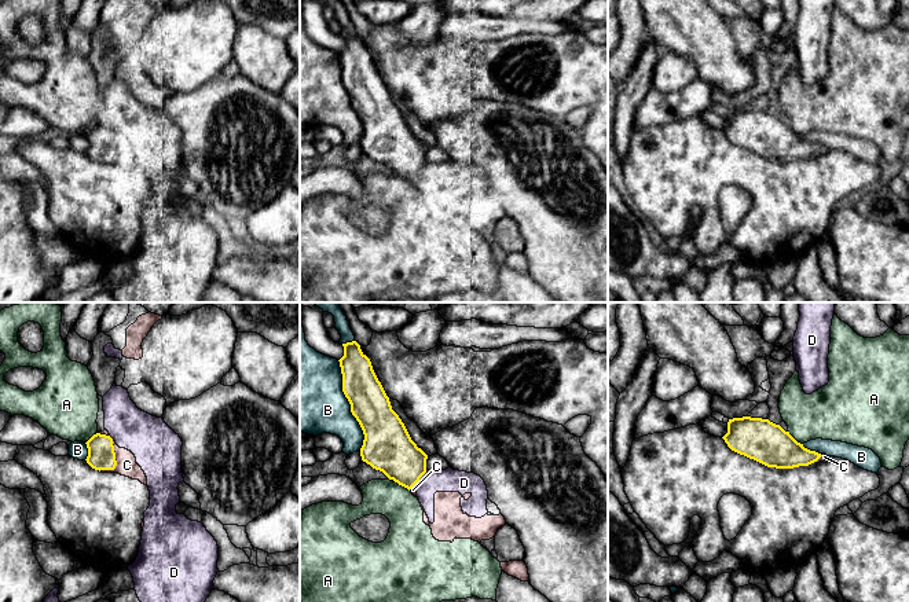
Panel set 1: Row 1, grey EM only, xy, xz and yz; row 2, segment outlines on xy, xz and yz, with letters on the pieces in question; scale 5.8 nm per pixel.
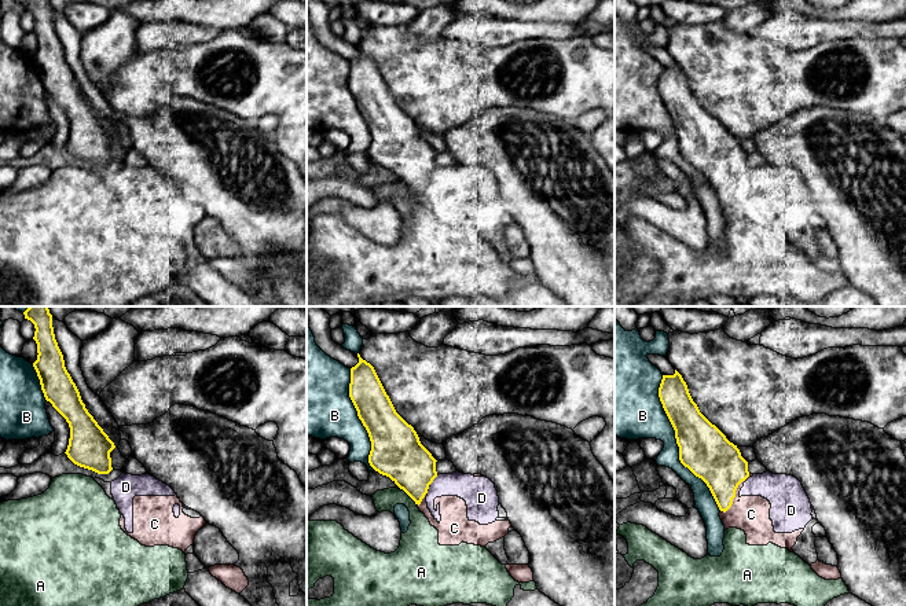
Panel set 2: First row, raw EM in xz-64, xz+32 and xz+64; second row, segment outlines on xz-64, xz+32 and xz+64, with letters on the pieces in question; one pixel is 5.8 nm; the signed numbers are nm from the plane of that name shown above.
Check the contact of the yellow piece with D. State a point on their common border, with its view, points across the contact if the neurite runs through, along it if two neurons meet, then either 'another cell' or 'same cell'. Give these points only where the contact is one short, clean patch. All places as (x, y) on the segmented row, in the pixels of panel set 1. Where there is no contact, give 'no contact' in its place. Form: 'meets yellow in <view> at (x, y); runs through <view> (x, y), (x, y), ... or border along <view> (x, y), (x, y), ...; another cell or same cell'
meets yellow in xz at (421, 476); border along xz (425, 472), (417, 483); another cell

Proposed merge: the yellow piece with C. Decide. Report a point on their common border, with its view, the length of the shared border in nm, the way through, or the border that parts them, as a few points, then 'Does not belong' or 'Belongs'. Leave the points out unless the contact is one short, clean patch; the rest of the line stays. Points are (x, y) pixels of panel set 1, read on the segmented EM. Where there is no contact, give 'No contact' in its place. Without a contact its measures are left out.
Touches yellow at xy (116, 462). Shared border 200 nm. Belongs

